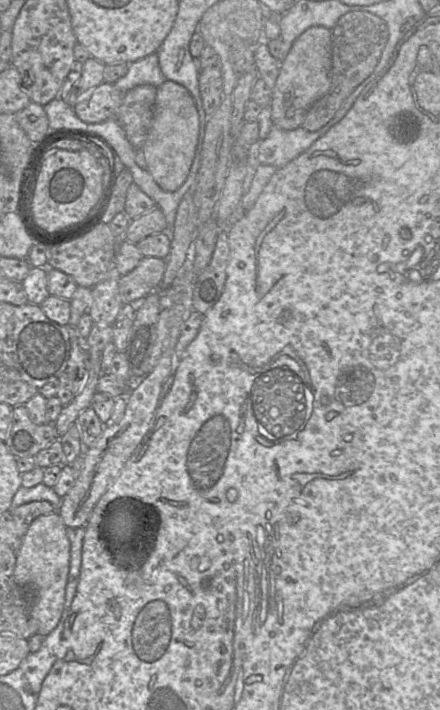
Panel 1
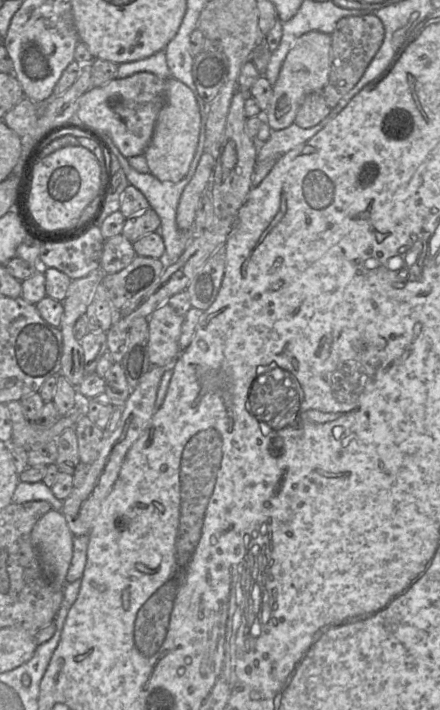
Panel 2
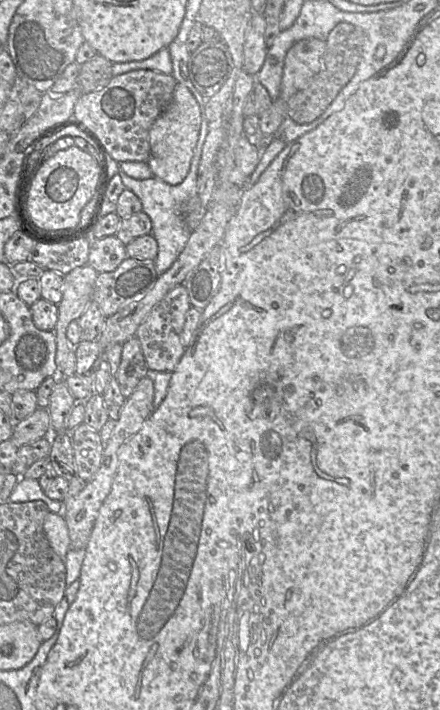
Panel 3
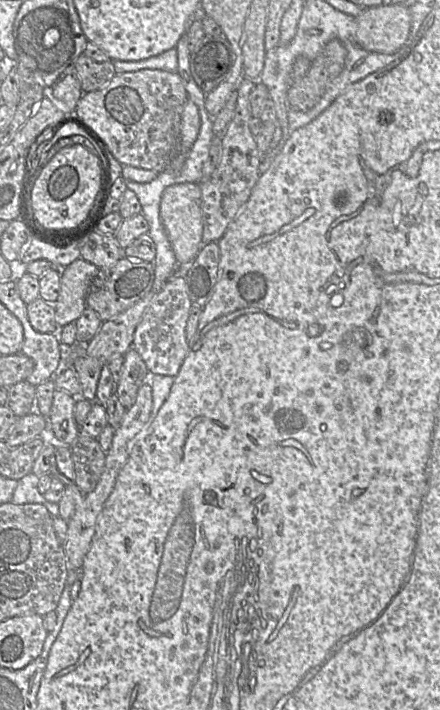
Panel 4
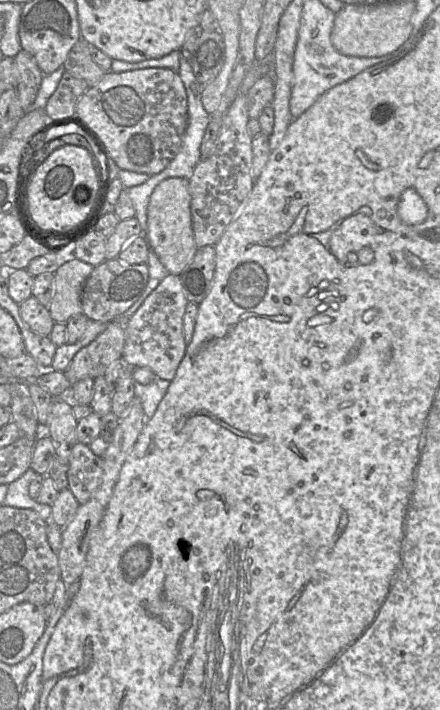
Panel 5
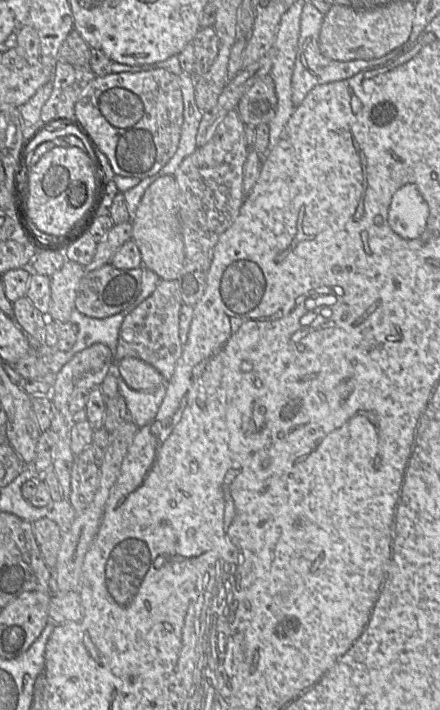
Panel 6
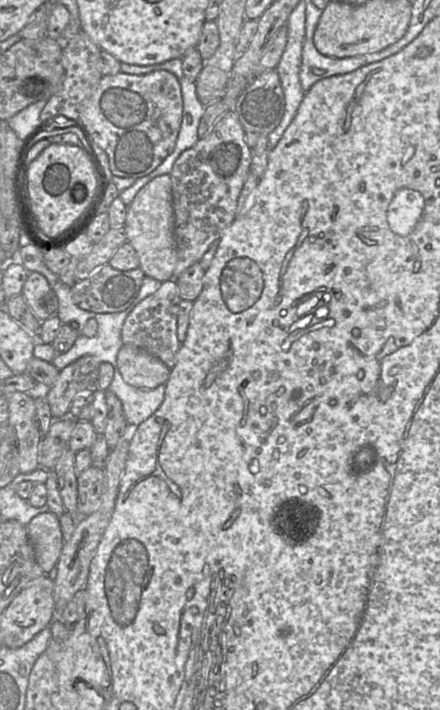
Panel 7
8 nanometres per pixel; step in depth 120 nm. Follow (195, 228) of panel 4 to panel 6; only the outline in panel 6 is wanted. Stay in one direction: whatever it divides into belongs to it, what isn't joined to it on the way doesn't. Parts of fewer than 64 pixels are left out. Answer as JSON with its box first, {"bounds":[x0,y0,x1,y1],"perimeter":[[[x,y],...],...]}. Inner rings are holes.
{"bounds":[131,175,186,280],"perimeter":[[[174,175],[155,180],[145,191],[140,204],[131,218],[132,240],[140,250],[142,265],[156,273],[161,280],[177,280],[186,264],[185,246],[178,217],[178,184]]]}

